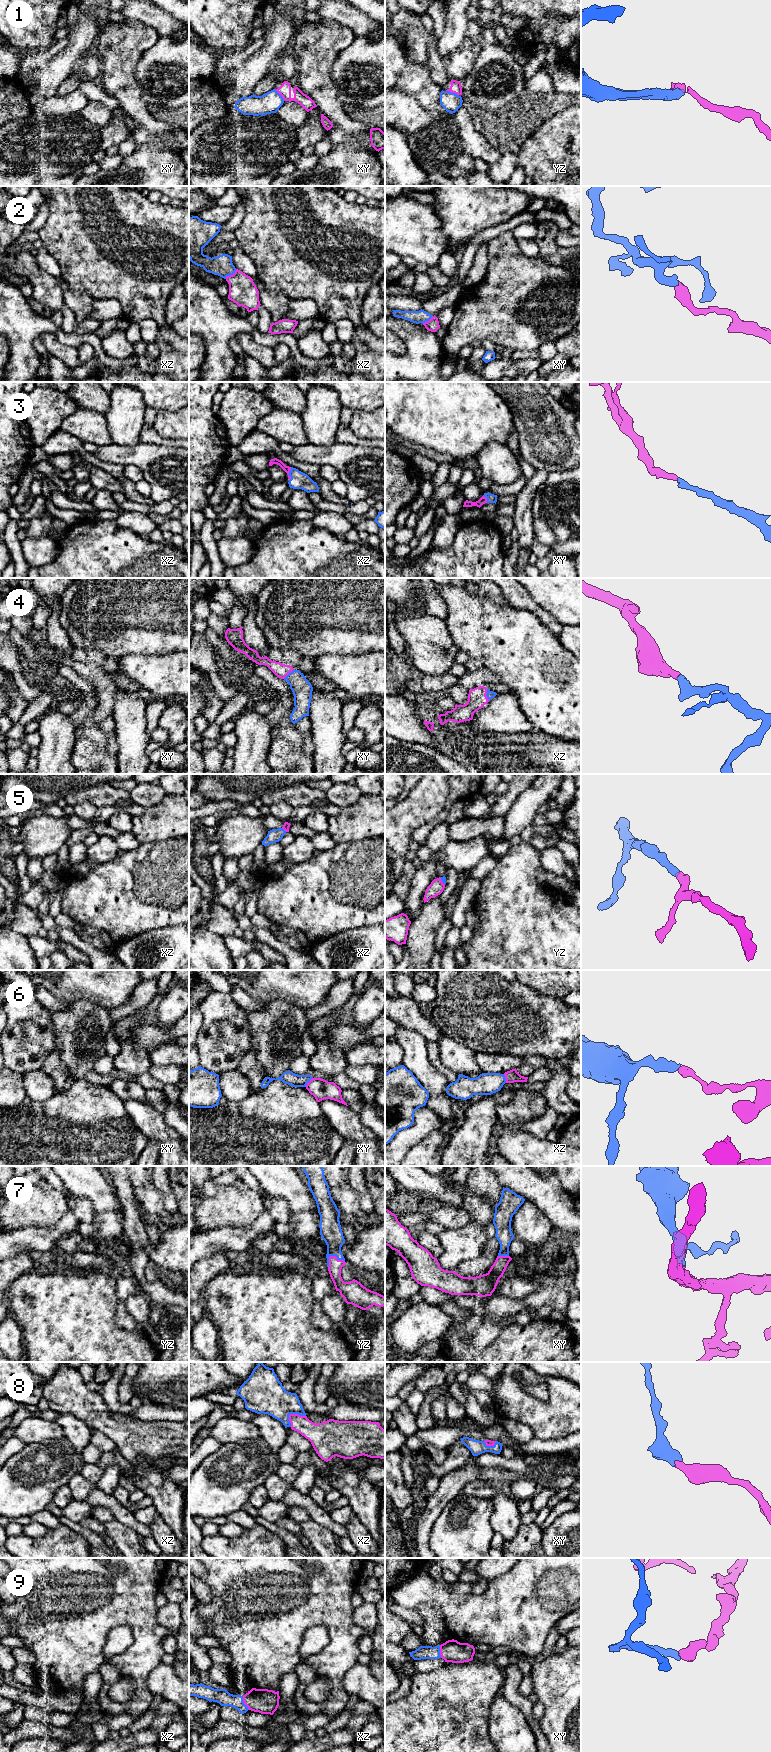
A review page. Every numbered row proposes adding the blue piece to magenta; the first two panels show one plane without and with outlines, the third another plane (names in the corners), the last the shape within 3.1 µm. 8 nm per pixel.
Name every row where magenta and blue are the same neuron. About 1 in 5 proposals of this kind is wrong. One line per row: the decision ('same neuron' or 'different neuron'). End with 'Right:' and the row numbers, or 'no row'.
1: different neuron
2: same neuron
3: same neuron
4: same neuron
5: same neuron
6: different neuron
7: same neuron
8: same neuron
9: same neuron
Right: 2, 3, 4, 5, 7, 8, 9

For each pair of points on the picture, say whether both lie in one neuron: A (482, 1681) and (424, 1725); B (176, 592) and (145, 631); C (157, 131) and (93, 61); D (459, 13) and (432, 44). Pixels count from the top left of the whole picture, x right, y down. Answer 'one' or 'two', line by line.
A: one
B: one
C: two
D: two

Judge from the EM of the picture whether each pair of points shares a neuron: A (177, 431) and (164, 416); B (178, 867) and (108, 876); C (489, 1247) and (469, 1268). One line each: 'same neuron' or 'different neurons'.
A: same neuron
B: same neuron
C: same neuron

